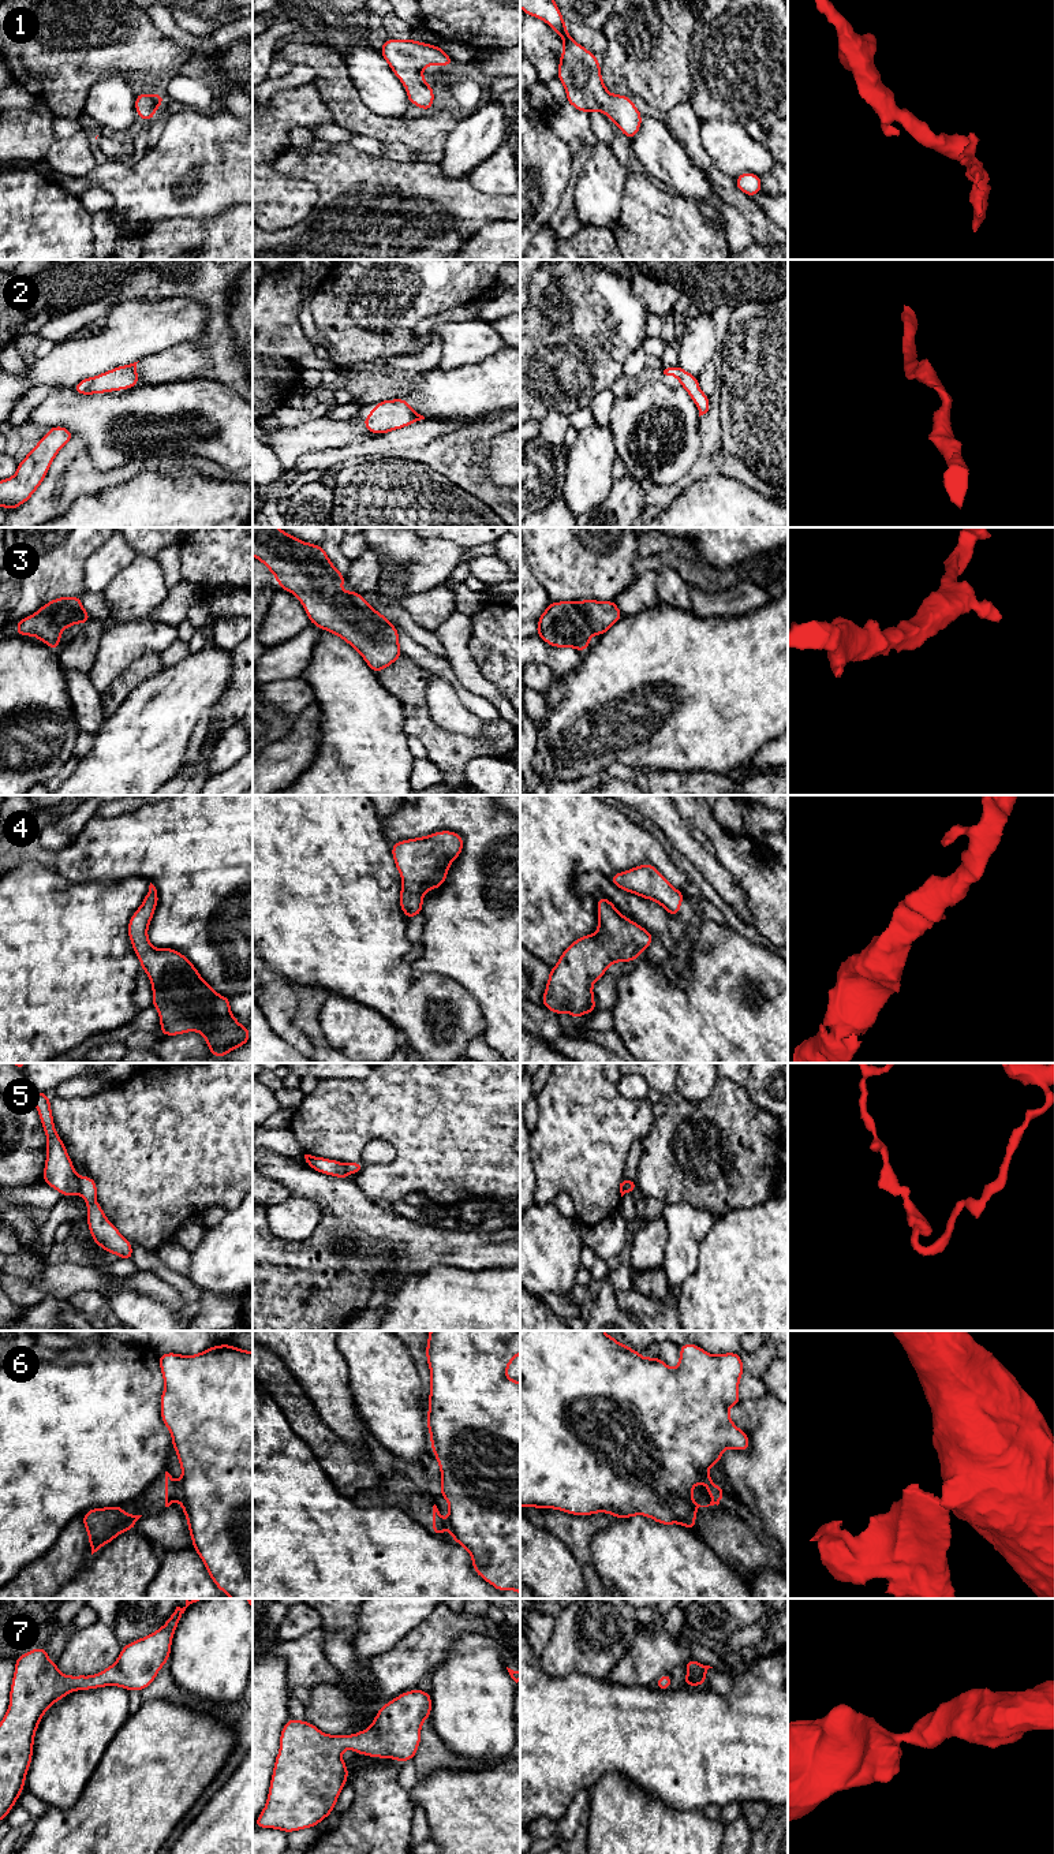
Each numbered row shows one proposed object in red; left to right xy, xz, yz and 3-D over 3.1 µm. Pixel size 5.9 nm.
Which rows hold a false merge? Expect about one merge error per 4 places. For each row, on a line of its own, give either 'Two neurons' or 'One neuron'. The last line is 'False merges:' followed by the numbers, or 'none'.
1: One neuron
2: One neuron
3: One neuron
4: One neuron
5: Two neurons
6: Two neurons
7: One neuron
False merges: 5, 6

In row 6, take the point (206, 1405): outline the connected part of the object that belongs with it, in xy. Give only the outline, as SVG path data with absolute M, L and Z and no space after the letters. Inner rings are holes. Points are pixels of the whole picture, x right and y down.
M220 1344L197 1355L158 1355L164 1379L161 1420L182 1466L180 1506L193 1548L216 1586L231 1599L253 1599L253 1351Z

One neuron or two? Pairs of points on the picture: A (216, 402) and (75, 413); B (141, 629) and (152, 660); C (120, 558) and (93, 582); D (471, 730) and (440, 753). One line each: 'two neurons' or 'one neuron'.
A: one neuron
B: two neurons
C: one neuron
D: two neurons

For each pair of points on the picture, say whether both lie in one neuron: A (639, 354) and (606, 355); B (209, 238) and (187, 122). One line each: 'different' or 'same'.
A: different
B: different

